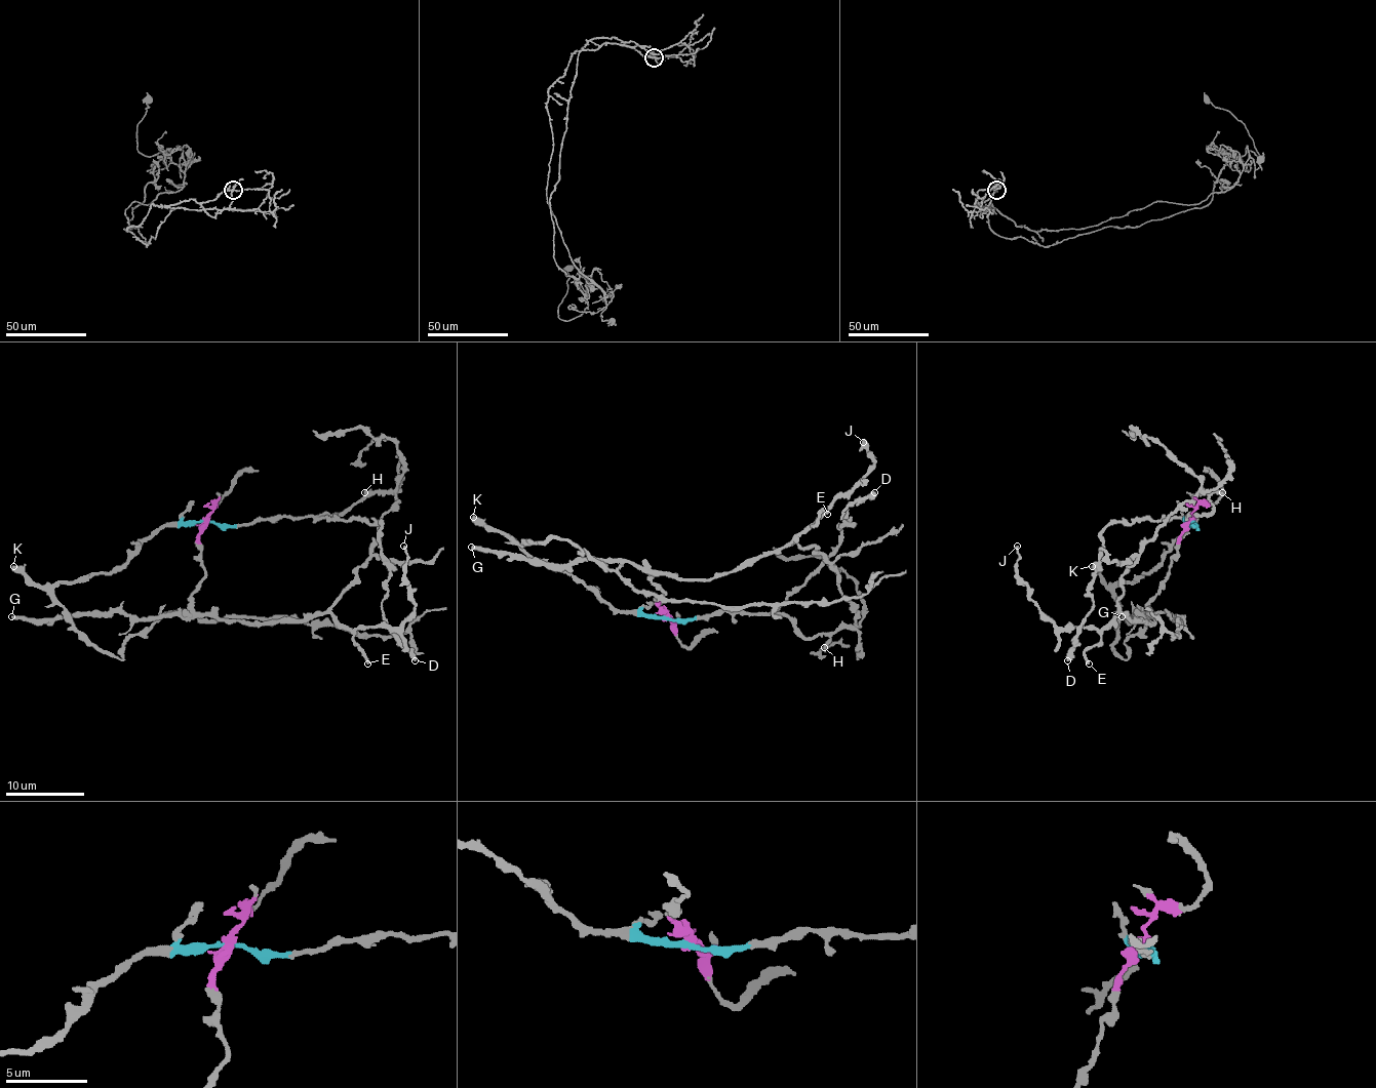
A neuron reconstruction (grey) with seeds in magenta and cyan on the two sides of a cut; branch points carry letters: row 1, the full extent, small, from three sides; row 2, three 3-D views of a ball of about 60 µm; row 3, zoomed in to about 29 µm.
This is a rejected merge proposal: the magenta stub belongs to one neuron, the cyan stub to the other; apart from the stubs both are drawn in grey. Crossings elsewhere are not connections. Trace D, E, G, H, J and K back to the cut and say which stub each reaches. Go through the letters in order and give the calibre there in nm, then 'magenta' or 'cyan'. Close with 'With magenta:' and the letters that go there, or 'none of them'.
D: 480 nm thick; cyan
E: 280 nm thick; magenta
G: 360 nm thick; magenta
H: 300 nm thick; cyan
J: 200 nm thick; magenta
K: 440 nm thick; cyan
With magenta: E, G, J

